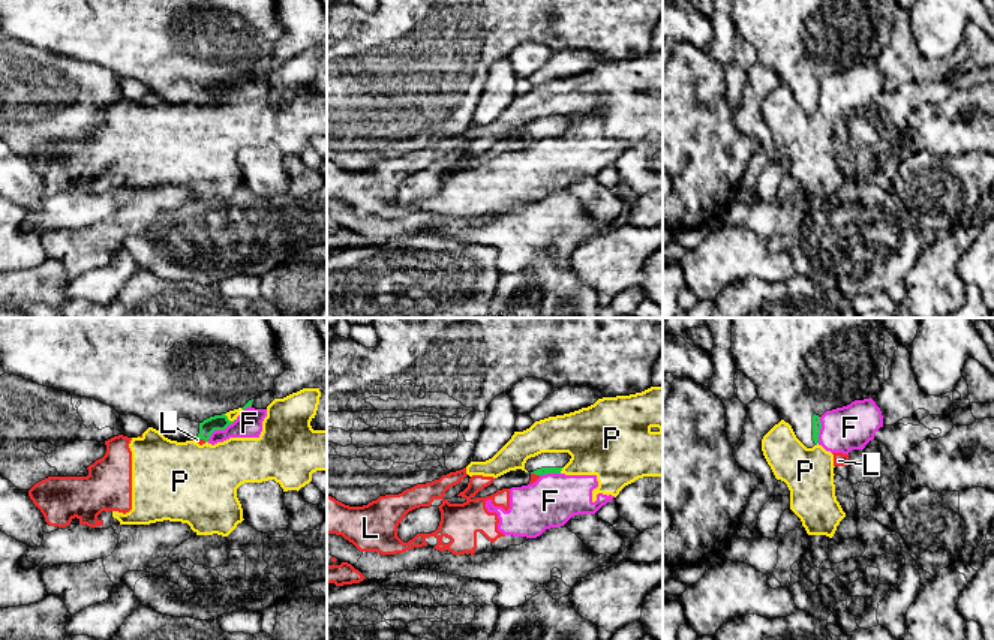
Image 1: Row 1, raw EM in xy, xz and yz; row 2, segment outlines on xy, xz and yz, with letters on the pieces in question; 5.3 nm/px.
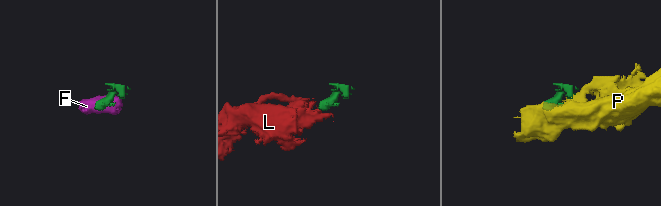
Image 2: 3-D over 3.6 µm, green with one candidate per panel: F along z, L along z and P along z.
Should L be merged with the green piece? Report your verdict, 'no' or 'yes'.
no

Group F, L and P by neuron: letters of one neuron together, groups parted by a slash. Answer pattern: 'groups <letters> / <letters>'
groups F L P

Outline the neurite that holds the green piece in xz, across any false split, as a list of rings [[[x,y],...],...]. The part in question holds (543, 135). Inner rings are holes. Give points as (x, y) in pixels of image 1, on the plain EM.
[[[541,117],[526,124],[525,133],[535,139],[561,138],[570,123],[568,117]]]

